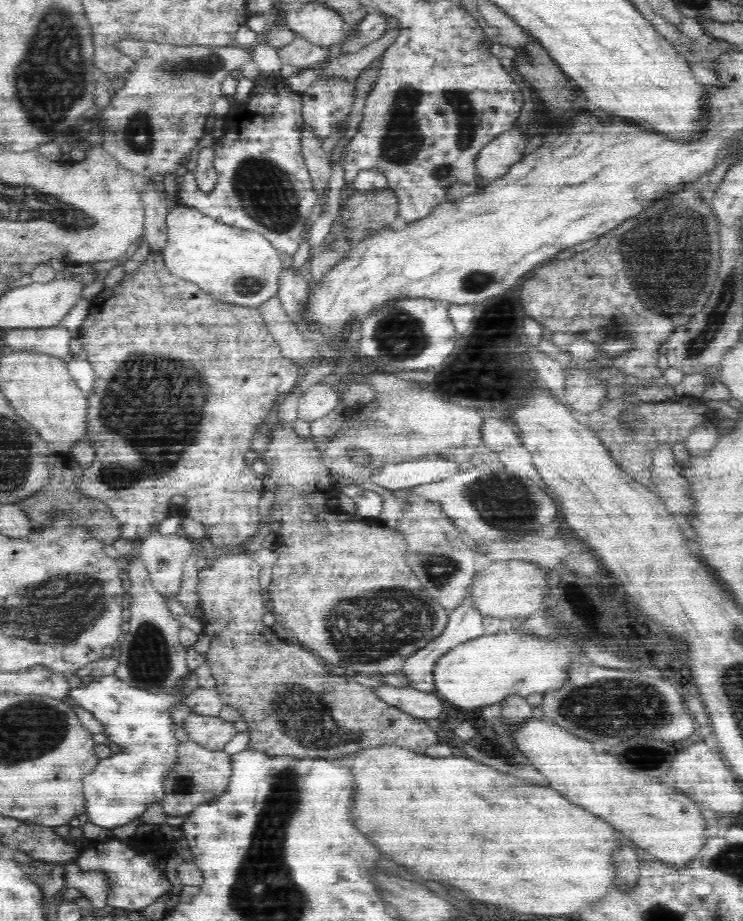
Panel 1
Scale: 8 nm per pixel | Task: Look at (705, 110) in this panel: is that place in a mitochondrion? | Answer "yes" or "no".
no

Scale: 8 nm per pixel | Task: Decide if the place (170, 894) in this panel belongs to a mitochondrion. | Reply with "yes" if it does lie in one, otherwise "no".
no

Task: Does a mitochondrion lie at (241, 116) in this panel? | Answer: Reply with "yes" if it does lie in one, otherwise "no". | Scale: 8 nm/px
no

